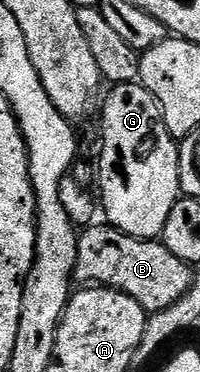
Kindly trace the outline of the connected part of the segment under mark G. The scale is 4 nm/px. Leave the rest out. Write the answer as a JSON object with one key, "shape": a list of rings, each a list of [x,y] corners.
{"shape":[[[117,83],[109,91],[104,103],[104,144],[98,147],[102,215],[130,237],[156,241],[163,236],[170,209],[182,198],[180,148],[166,129],[160,103],[143,83]]]}

